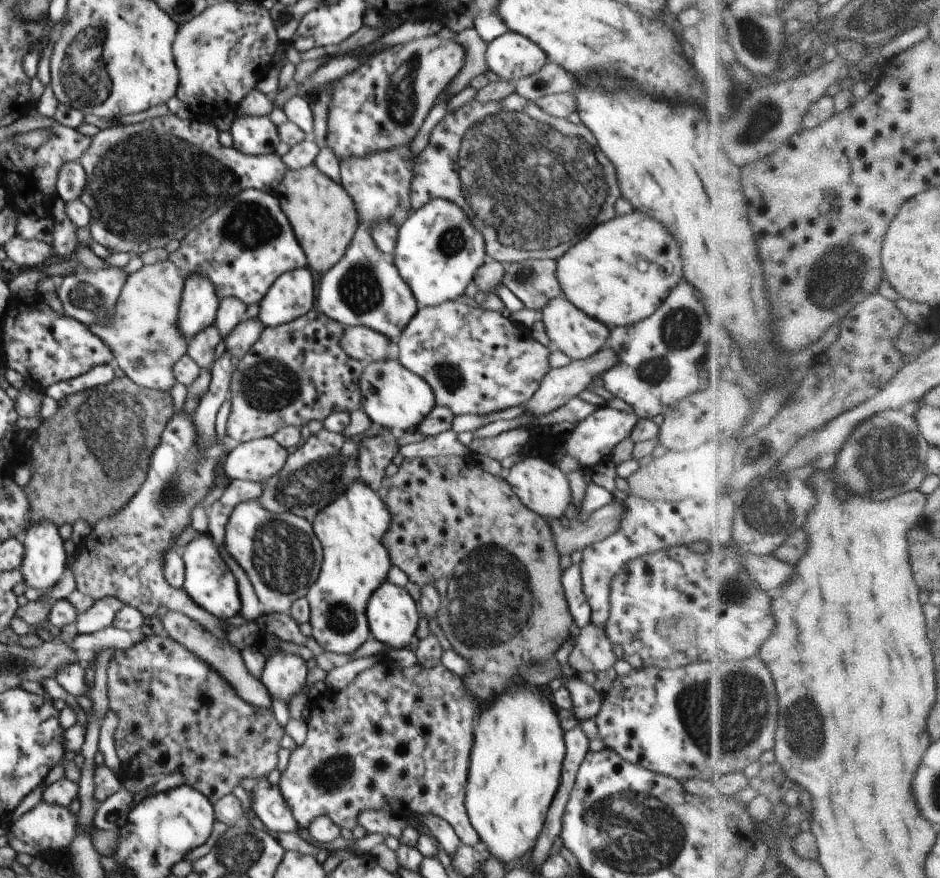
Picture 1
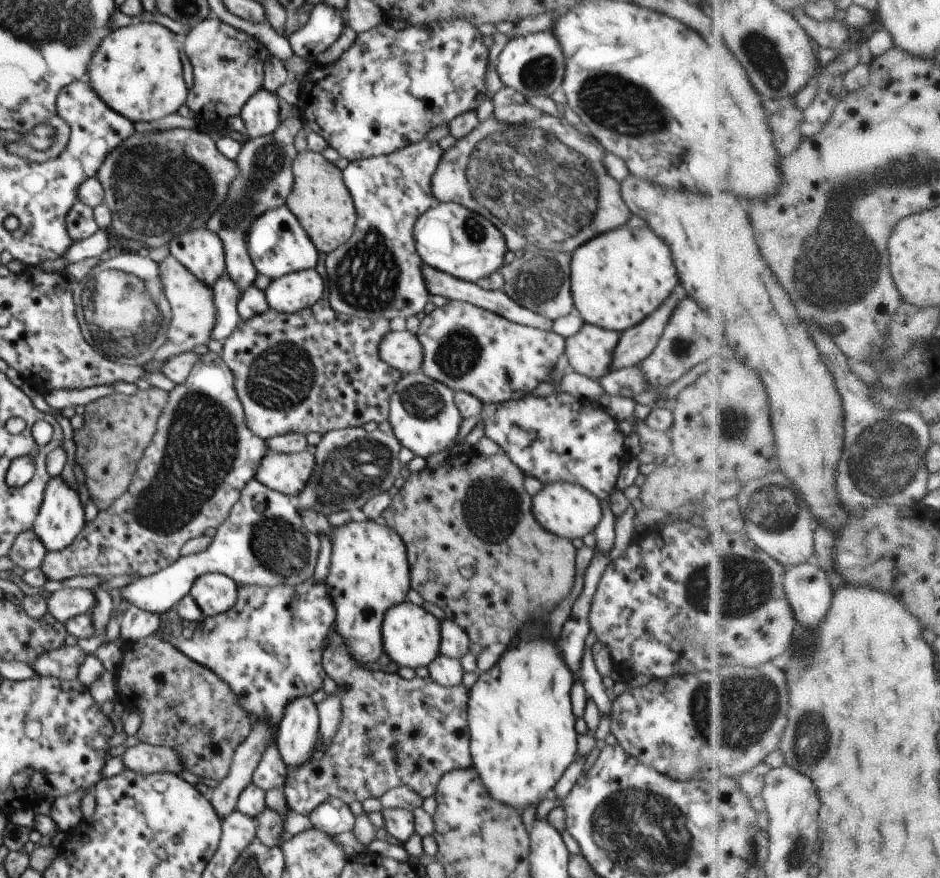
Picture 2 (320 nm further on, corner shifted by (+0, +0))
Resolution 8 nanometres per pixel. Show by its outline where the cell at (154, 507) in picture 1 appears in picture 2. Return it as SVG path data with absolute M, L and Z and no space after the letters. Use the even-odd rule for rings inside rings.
M208 351L206 354L199 355L199 359L192 367L189 377L183 383L175 384L174 388L168 392L168 400L162 409L157 420L157 429L144 451L142 458L138 461L137 469L134 476L127 486L126 492L123 492L118 498L111 502L107 509L102 509L94 520L84 525L84 528L78 533L78 536L66 548L59 551L48 551L41 564L42 572L47 576L47 580L66 580L72 576L100 576L102 581L112 580L116 576L124 576L124 574L136 574L140 577L147 577L161 571L163 568L170 566L180 557L180 548L186 544L188 540L203 535L208 528L216 529L229 517L231 508L238 502L242 489L255 478L261 460L266 456L269 448L264 443L264 439L256 436L248 428L245 419L245 410L243 404L238 398L232 371L227 362L216 354L214 351Z

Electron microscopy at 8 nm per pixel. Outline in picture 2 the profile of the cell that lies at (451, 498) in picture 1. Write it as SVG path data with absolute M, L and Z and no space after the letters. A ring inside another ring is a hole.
M502 449L490 456L480 455L474 451L470 454L462 451L456 455L449 455L438 468L426 467L418 473L411 473L398 494L391 498L390 504L384 509L384 512L381 512L381 520L386 522L386 526L395 530L406 545L411 588L421 594L426 602L432 602L444 610L446 619L450 619L462 627L471 642L484 649L496 642L508 646L526 620L549 616L550 612L569 594L574 582L576 549L572 545L572 541L552 534L536 520L532 512L533 497L524 489L524 478L525 474L522 470L510 460Z

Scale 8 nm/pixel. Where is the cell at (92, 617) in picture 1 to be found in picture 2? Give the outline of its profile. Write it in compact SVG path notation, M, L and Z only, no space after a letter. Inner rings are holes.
M254 478L242 489L238 502L231 508L229 517L217 528L216 536L206 551L185 557L180 556L176 562L161 571L132 582L121 589L122 598L142 610L161 615L188 595L194 581L204 573L225 574L237 585L296 586L313 576L318 554L320 554L320 539L316 533L310 532L303 525L293 498L273 491Z

